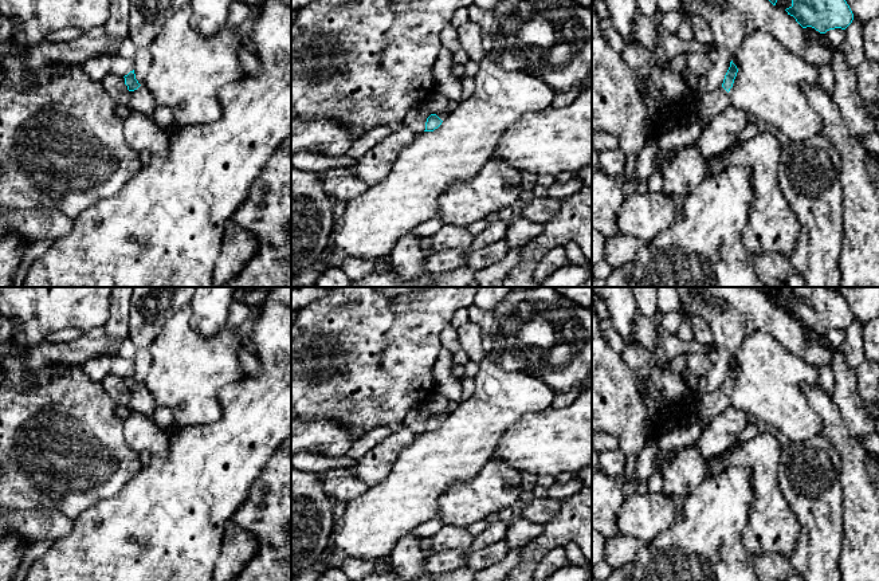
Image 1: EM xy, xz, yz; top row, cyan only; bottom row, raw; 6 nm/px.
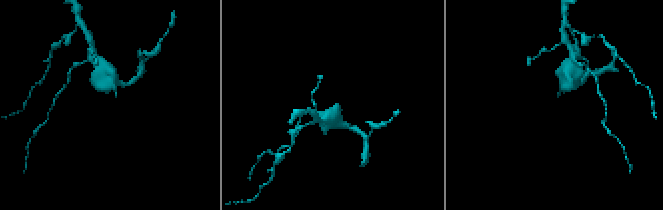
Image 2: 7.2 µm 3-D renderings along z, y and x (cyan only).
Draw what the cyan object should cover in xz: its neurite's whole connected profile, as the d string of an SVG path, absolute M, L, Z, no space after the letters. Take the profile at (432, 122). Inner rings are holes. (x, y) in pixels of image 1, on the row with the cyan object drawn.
M447 110L447 111L439 113L439 114L431 114L427 118L424 131L433 131L435 129L437 129L442 125L442 122L448 117L450 113L451 113L451 110Z

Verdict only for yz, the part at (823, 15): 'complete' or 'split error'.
complete

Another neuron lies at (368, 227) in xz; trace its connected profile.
M488 56L478 62L475 91L467 101L452 106L448 117L433 131L423 131L401 150L389 174L377 184L365 187L365 191L342 207L333 225L329 244L333 251L327 267L341 267L346 258L374 260L389 258L396 242L409 233L415 227L437 215L437 200L455 182L472 177L495 154L503 134L527 113L542 113L552 107L556 91L544 79L523 72L507 71L495 64Z

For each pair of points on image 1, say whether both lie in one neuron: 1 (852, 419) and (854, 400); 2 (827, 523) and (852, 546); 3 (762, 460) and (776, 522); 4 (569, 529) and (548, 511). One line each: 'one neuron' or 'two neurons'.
1: one neuron
2: two neurons
3: one neuron
4: two neurons

